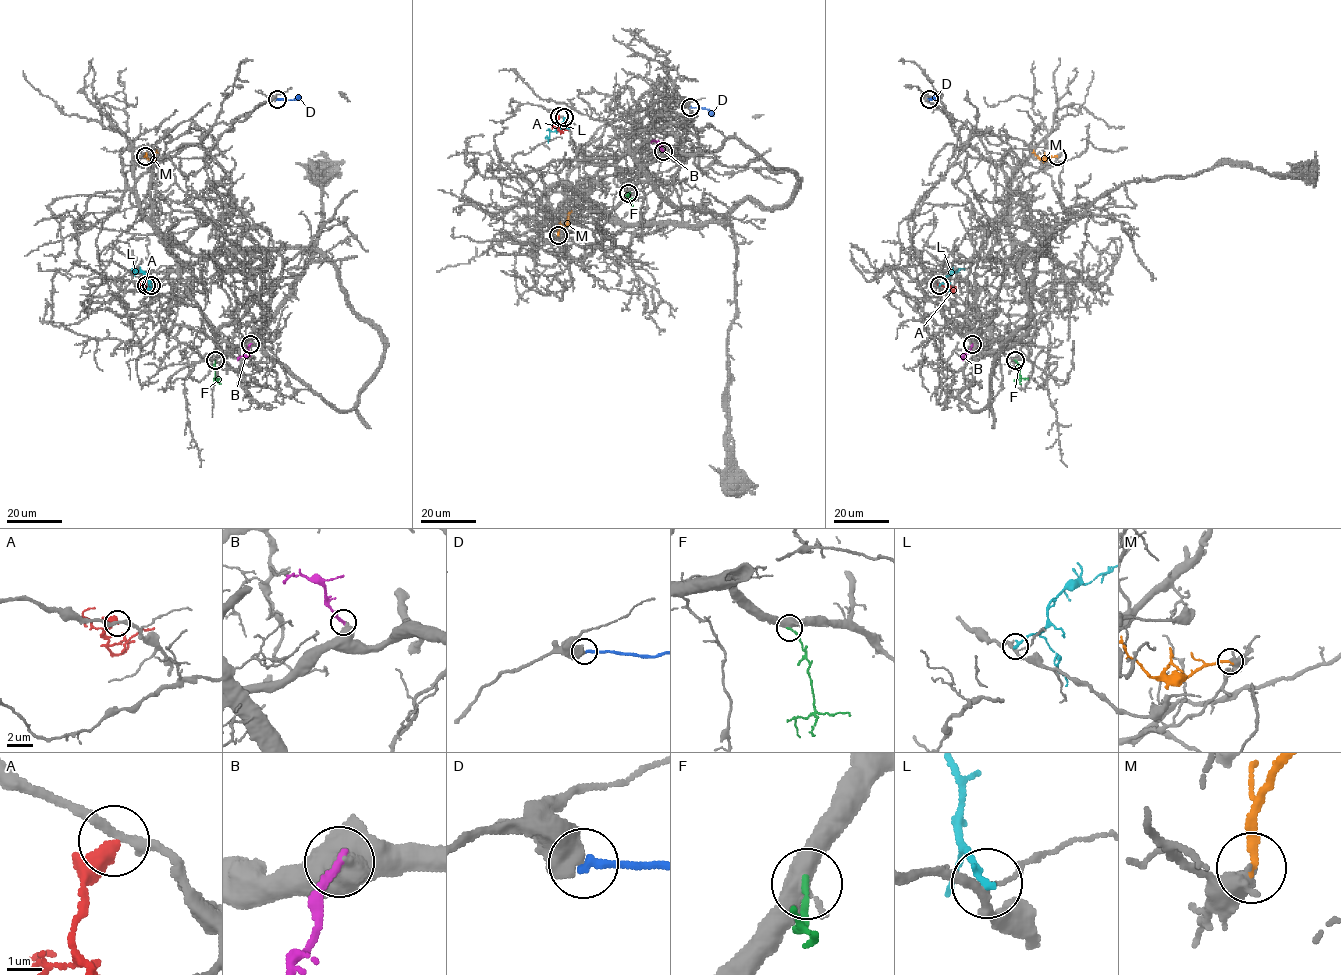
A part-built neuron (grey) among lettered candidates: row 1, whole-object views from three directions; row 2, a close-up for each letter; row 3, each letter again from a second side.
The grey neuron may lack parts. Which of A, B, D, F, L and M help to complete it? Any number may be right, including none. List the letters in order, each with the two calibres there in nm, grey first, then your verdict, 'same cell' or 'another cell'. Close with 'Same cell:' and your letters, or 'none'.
A: calibres 280 and 440 nm; another cell
B: calibres 500 and 240 nm; another cell
D: calibres 550 and 240 nm; same cell
F: calibres 420 and 150 nm; another cell
L: calibres 240 and 240 nm; another cell
M: calibres 550 and 220 nm; another cell
Same cell: D

